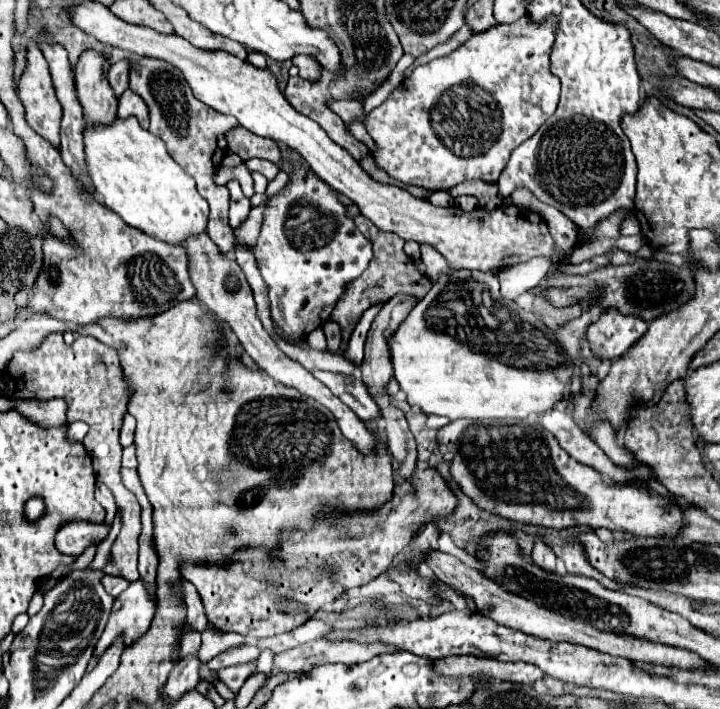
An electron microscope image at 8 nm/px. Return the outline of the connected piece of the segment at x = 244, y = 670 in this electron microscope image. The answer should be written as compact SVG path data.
M250 661L246 665L234 665L234 667L226 667L226 669L220 669L218 671L218 677L220 681L224 681L234 693L238 693L238 689L244 685L246 677L252 675L256 671L256 661Z

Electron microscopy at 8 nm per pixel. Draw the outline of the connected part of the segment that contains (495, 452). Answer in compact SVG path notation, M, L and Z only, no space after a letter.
M458 419L438 429L438 443L454 453L450 473L462 493L484 511L502 513L504 509L506 519L552 529L574 525L624 529L638 537L674 535L682 527L680 507L646 493L644 487L608 485L596 469L574 461L538 423Z

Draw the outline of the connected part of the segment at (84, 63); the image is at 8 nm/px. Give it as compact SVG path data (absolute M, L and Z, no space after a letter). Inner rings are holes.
M86 49L74 67L78 101L84 109L86 121L90 123L110 123L116 117L118 99L106 81L108 71L108 59L94 49Z

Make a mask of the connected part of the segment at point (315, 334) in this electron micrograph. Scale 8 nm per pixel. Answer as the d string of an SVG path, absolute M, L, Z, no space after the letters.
M318 327L306 336L306 343L313 349L323 351L326 349L326 337L322 330L322 327Z

